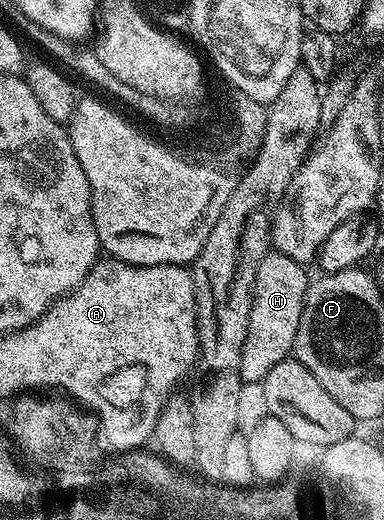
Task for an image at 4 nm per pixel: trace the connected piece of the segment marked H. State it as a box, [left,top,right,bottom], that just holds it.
[241,250,311,385]

